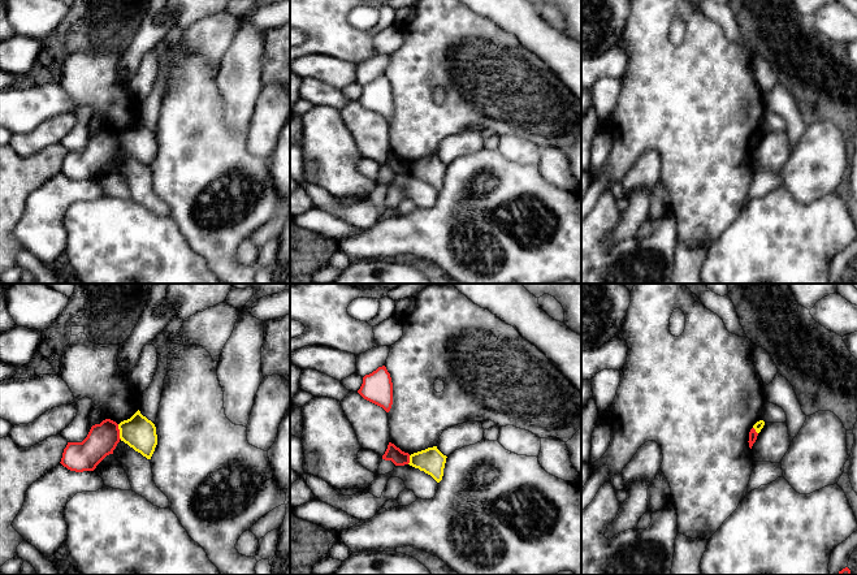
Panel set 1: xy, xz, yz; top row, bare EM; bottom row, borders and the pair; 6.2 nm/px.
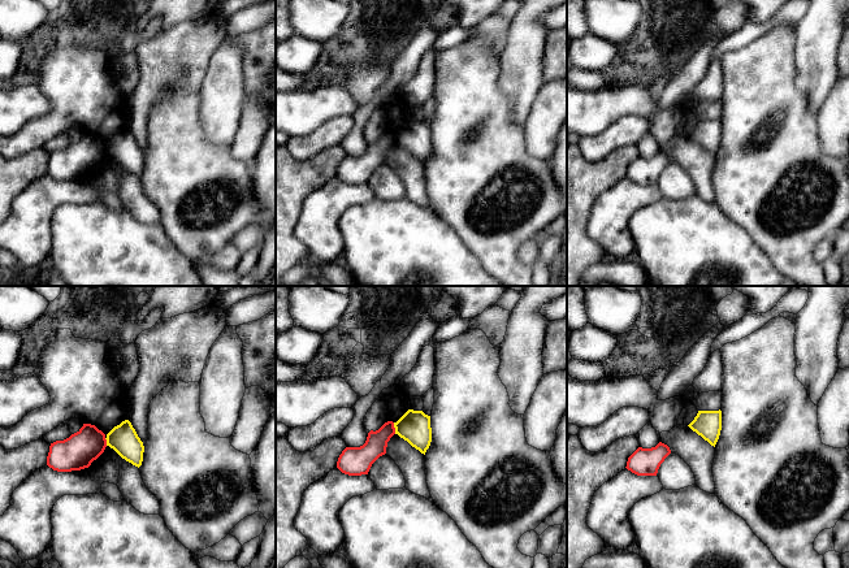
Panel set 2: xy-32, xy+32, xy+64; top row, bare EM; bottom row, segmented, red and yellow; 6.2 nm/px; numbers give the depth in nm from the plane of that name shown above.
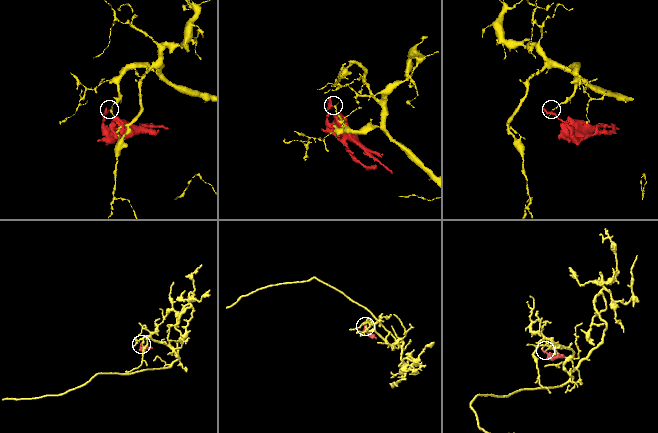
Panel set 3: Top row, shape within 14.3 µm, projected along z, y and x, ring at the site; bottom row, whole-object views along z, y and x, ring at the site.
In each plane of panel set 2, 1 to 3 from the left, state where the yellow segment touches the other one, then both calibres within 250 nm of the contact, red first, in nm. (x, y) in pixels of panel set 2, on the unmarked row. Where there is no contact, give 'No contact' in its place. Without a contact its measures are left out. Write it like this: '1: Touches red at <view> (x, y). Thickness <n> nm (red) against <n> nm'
1: Touches red at xy-32 (105, 151). Thickness 220 nm (red) against 180 nm
2: Touches red at xy+32 (394, 137). Thickness 140 nm (red) against 200 nm
3: No contact

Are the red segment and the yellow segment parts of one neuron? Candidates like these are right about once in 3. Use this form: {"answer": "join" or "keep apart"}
{"answer": "keep apart"}

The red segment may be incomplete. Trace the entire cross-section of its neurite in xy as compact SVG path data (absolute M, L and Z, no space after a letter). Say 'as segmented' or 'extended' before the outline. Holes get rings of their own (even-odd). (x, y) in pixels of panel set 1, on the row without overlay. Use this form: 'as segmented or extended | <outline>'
as segmented | M105 127L92 134L82 151L68 151L60 172L75 181L94 180L107 164L113 163L120 148L118 133Z

